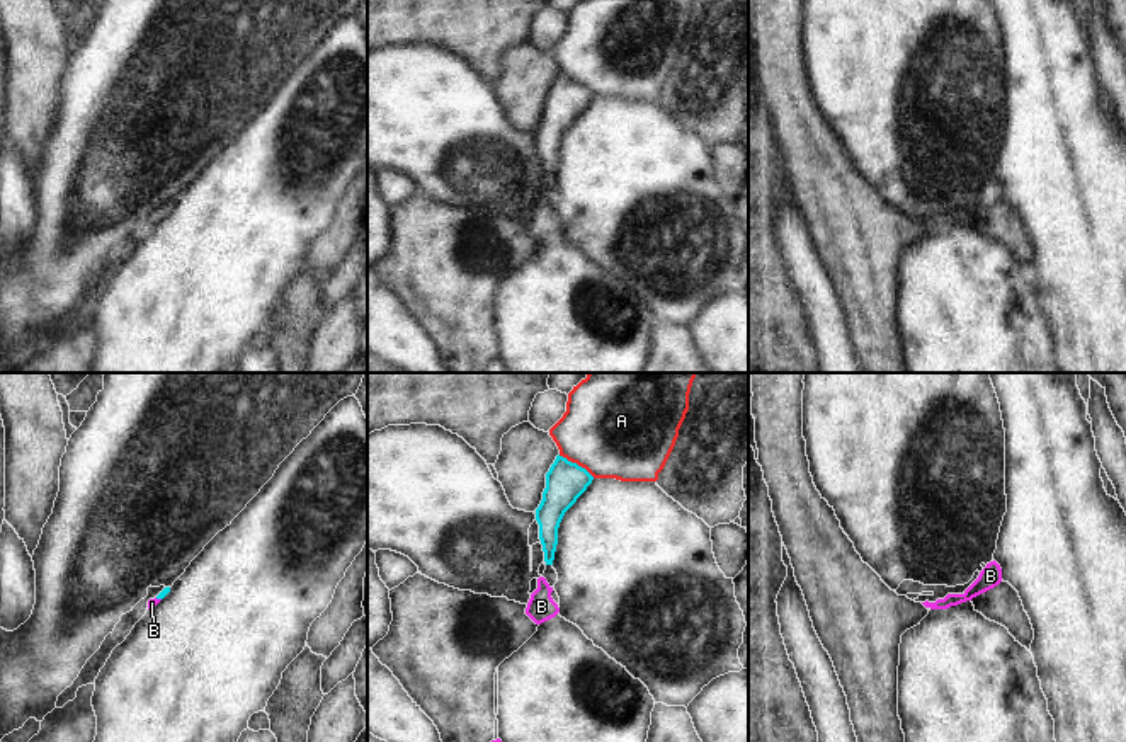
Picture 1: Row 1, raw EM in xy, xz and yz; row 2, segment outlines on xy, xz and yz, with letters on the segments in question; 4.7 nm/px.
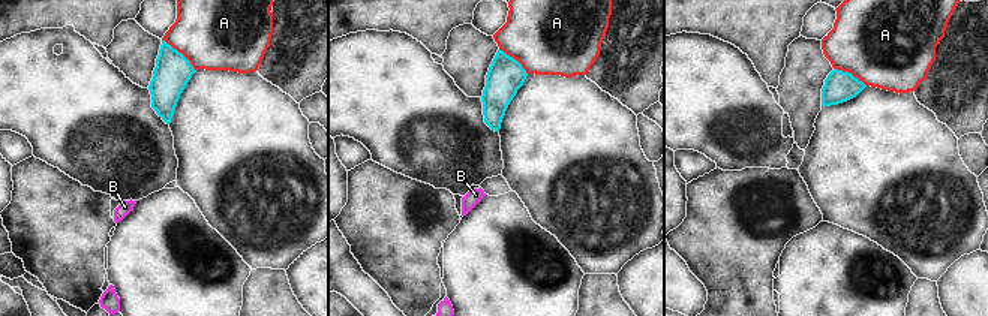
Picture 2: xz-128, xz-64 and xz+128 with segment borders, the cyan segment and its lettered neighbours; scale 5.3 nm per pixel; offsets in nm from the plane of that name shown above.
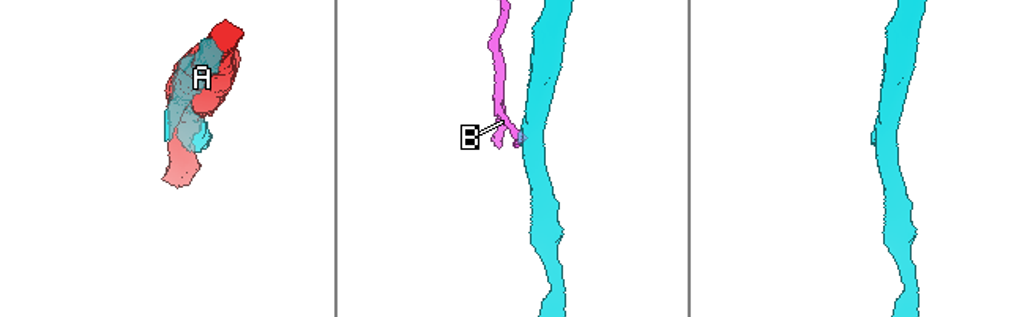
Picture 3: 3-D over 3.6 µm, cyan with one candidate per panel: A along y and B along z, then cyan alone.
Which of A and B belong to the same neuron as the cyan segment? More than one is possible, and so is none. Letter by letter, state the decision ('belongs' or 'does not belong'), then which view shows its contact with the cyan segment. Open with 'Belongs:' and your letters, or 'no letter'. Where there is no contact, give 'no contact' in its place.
Belongs: B
A: does not belong; meets cyan in xz
B: belongs; meets cyan in xy

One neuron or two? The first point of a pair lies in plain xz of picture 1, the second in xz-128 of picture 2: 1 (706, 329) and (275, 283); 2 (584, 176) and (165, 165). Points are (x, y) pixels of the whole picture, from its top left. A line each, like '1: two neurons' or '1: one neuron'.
1: two neurons
2: two neurons

